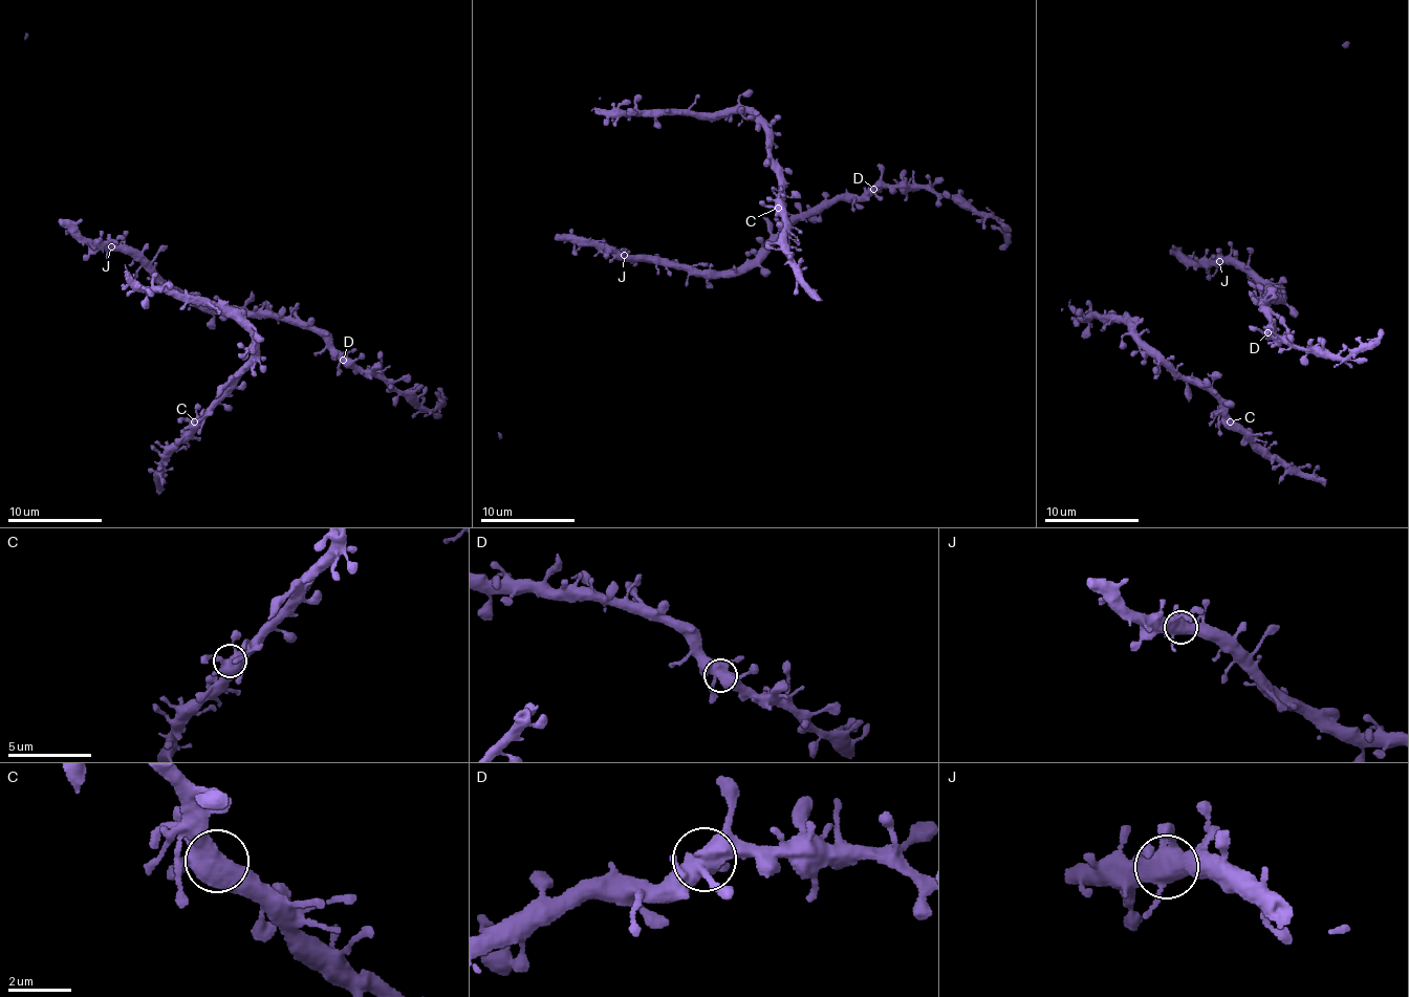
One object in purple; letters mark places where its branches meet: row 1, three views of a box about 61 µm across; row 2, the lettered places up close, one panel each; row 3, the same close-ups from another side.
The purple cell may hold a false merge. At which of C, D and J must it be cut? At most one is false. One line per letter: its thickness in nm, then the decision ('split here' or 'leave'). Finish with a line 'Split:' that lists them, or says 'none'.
C: 550 nm thick; leave
D: 550 nm thick; leave
J: 480 nm thick; leave
Split: none

